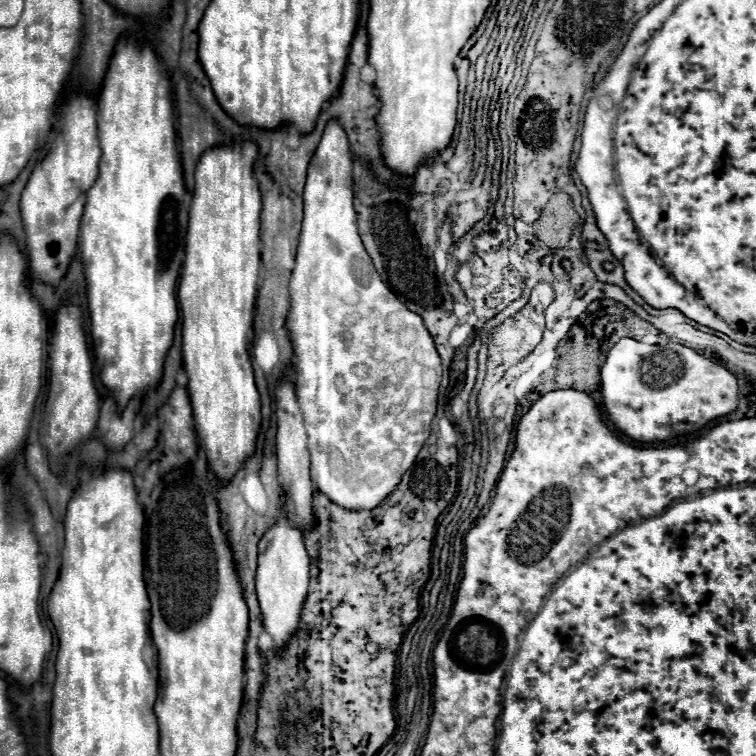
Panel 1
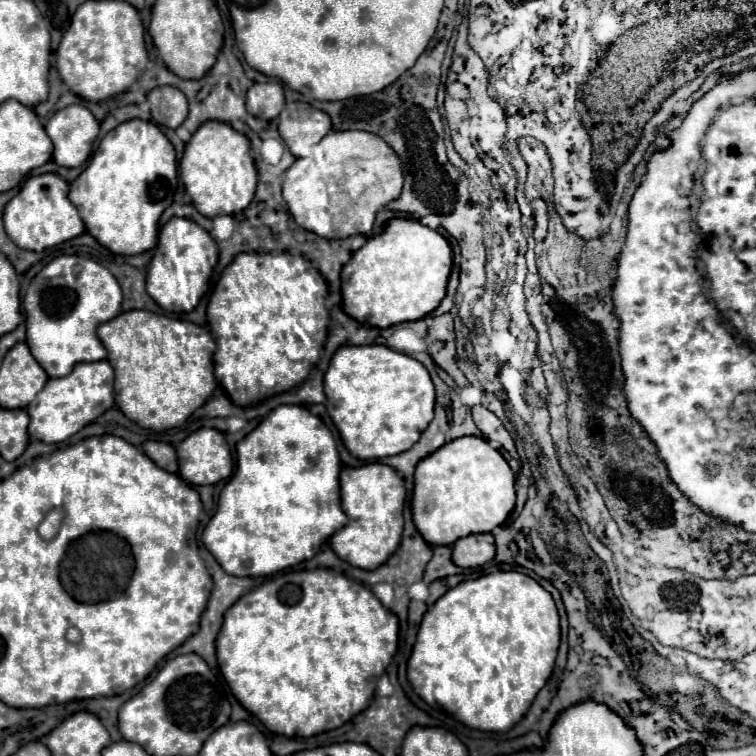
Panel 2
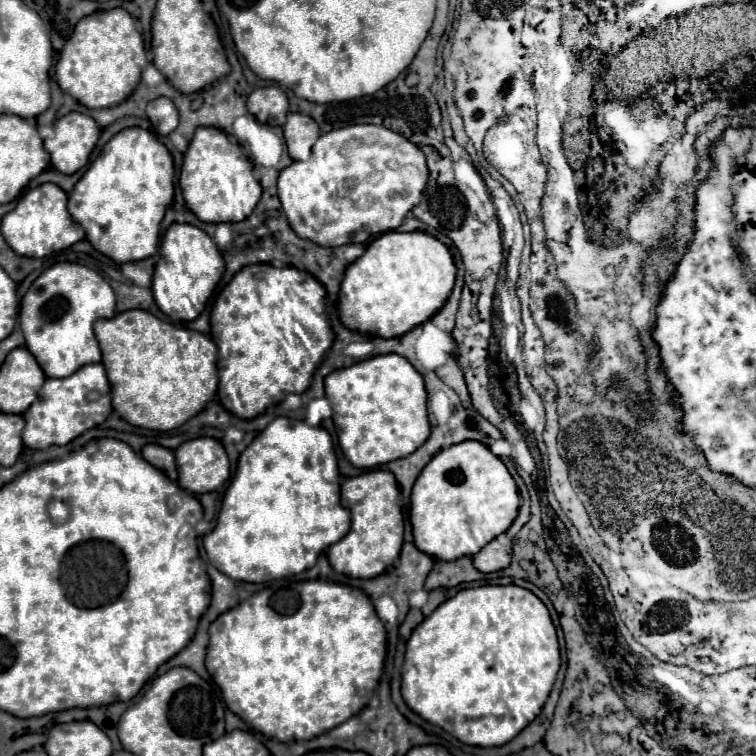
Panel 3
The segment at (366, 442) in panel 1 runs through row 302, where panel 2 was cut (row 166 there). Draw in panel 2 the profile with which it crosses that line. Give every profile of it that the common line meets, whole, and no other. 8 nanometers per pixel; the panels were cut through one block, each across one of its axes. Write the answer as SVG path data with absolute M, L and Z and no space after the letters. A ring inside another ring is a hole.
M344 130L326 134L314 146L314 152L310 156L294 160L294 164L284 172L282 196L300 228L314 232L320 238L340 240L354 234L368 234L374 226L378 210L386 208L388 202L400 196L402 184L404 184L402 162L398 154L380 136L364 130Z

